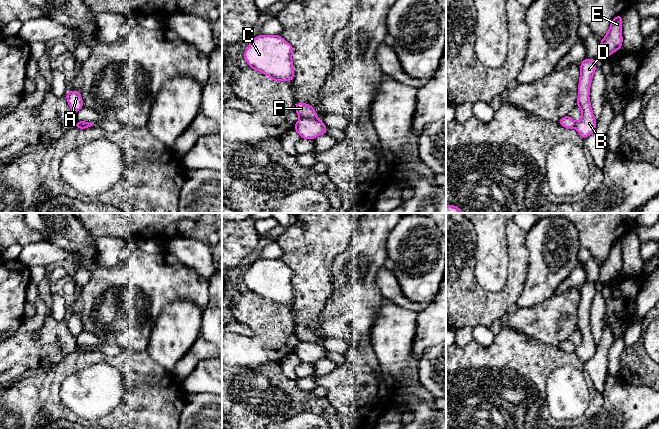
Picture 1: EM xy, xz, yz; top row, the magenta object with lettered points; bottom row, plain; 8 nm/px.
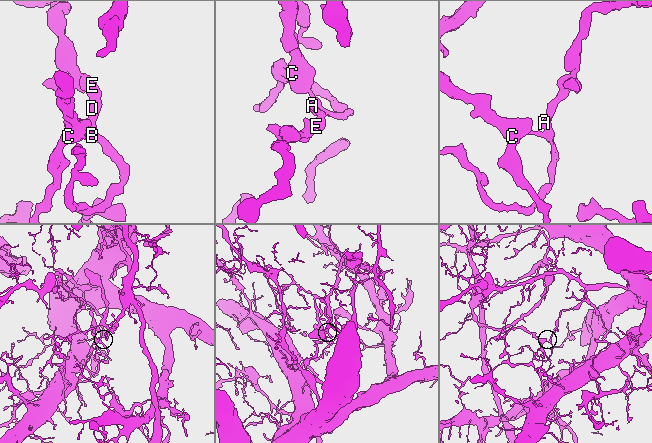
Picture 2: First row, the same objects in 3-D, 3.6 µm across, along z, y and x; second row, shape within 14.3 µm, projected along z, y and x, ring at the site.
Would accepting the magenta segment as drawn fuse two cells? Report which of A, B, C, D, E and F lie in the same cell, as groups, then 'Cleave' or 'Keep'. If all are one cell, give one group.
Groups: A B D E / C F. Cleave

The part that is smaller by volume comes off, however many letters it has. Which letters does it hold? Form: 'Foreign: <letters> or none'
Foreign: C, F

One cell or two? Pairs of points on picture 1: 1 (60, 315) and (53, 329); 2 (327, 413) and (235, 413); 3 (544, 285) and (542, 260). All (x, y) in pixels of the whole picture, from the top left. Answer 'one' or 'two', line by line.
1: two
2: one
3: one

